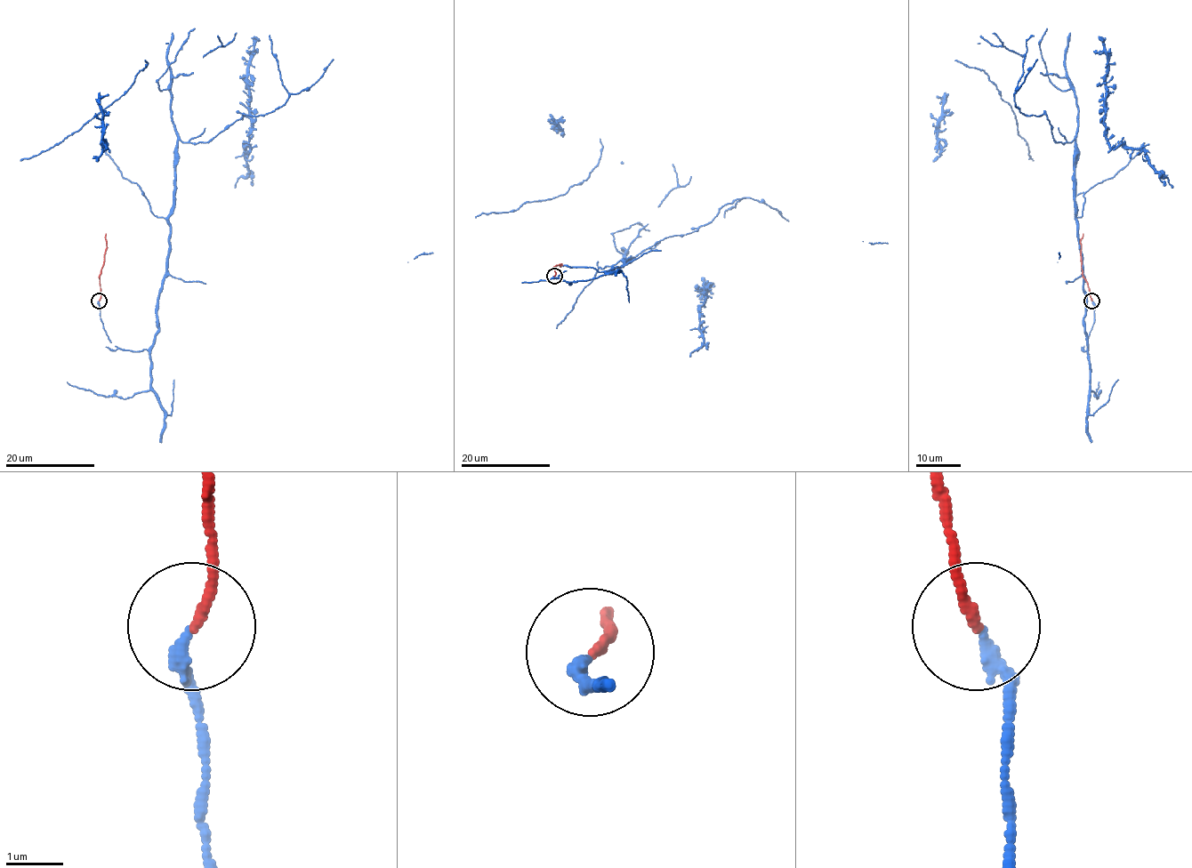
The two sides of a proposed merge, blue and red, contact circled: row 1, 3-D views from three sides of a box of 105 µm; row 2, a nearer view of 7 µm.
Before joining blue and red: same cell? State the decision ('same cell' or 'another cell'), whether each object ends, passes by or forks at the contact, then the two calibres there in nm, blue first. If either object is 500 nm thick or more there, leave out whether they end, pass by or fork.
same cell; blue ends; red ends; calibres 240 and 170 nm

